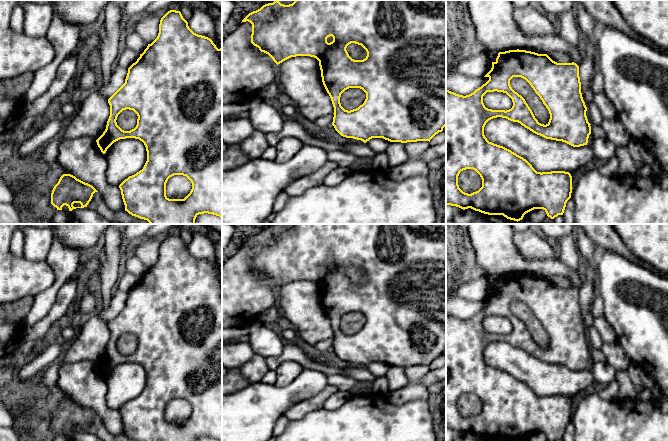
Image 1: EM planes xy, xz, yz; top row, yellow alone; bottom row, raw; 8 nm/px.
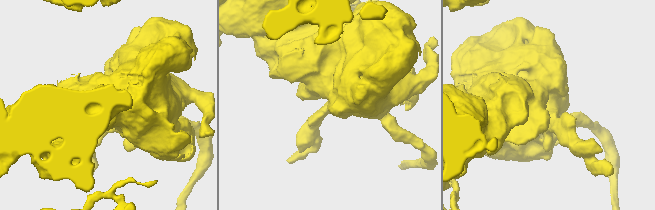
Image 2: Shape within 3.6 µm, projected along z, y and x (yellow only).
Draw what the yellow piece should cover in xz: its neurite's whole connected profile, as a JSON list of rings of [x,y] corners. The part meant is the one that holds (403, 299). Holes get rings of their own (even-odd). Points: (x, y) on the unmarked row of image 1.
[[[275,224],[249,237],[242,244],[246,245],[252,248],[251,267],[261,276],[268,278],[277,289],[296,280],[310,280],[319,285],[322,306],[334,331],[332,349],[341,360],[361,364],[364,367],[372,362],[401,367],[430,366],[446,350],[446,224],[295,224],[289,229]],[[351,267],[361,269],[366,274],[365,283],[354,284],[349,280],[346,272]],[[349,312],[360,312],[366,317],[364,327],[350,335],[345,334],[340,327],[341,318]]]

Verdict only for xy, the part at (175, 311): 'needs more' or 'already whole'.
already whole

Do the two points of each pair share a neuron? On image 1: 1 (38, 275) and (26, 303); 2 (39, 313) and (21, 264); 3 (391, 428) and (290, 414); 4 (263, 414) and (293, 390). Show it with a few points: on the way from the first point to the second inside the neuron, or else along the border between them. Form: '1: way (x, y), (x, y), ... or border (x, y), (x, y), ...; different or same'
1: border (33, 296), (24, 296), (10, 302); different
2: border (54, 283), (34, 297); different
3: border (322, 407), (289, 421); different
4: way (270, 407), (278, 399), (286, 396); same

